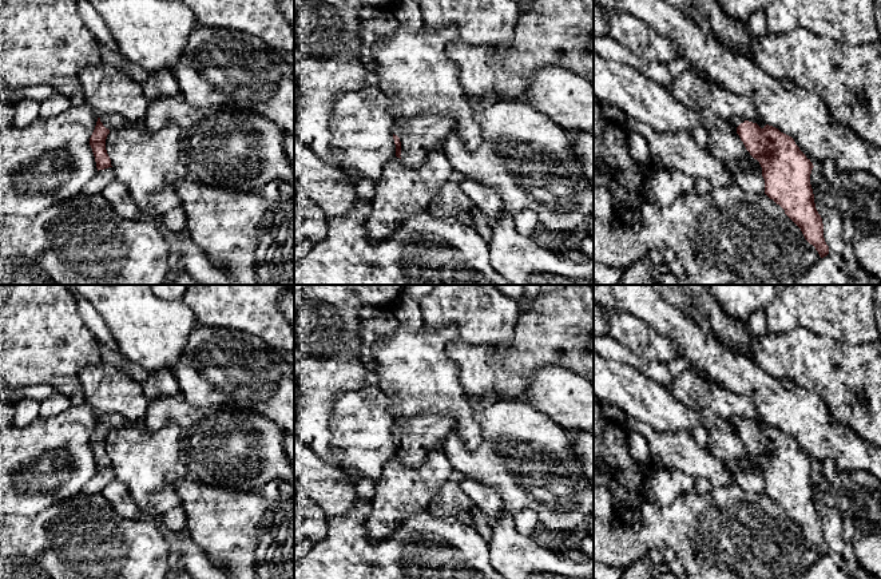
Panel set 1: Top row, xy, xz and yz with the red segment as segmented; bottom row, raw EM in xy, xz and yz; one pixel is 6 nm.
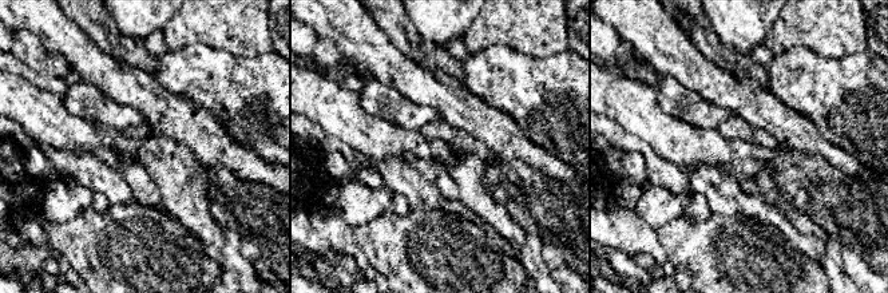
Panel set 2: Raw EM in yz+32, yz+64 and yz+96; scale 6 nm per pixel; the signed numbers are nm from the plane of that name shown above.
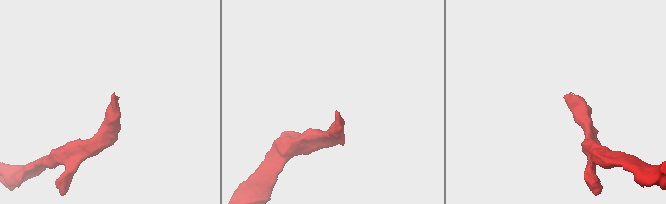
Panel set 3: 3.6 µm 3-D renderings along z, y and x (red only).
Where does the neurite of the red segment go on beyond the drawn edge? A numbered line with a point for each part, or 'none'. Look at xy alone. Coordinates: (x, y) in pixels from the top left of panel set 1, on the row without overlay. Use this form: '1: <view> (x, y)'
1: xy (111, 421)

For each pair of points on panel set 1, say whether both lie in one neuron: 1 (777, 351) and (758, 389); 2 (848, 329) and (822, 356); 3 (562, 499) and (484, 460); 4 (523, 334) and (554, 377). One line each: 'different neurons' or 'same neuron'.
1: different neurons
2: different neurons
3: same neuron
4: different neurons

